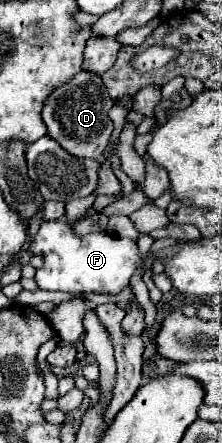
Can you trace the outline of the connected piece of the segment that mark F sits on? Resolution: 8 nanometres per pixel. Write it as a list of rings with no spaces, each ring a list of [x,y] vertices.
[[[61,220],[41,222],[41,228],[33,238],[29,250],[33,254],[43,254],[43,266],[35,274],[37,286],[41,290],[61,290],[73,296],[83,292],[119,294],[129,286],[129,278],[141,262],[137,242],[129,238],[117,238],[107,232],[75,236],[71,232],[71,226]]]

